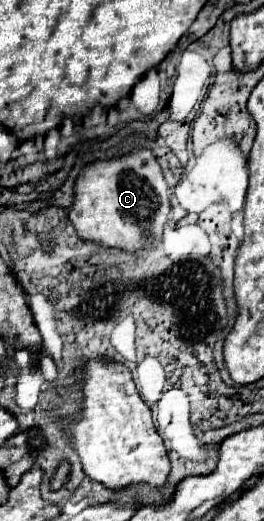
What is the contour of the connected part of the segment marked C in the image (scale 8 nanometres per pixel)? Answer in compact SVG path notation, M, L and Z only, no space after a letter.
M138 149L126 157L92 163L78 177L70 221L78 239L128 253L152 249L170 225L170 189L152 151Z

